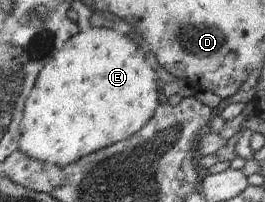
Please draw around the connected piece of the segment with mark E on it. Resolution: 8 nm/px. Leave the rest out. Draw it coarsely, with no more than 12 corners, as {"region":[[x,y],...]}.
{"region":[[81,31],[43,67],[19,150],[59,168],[142,129],[149,45]]}

